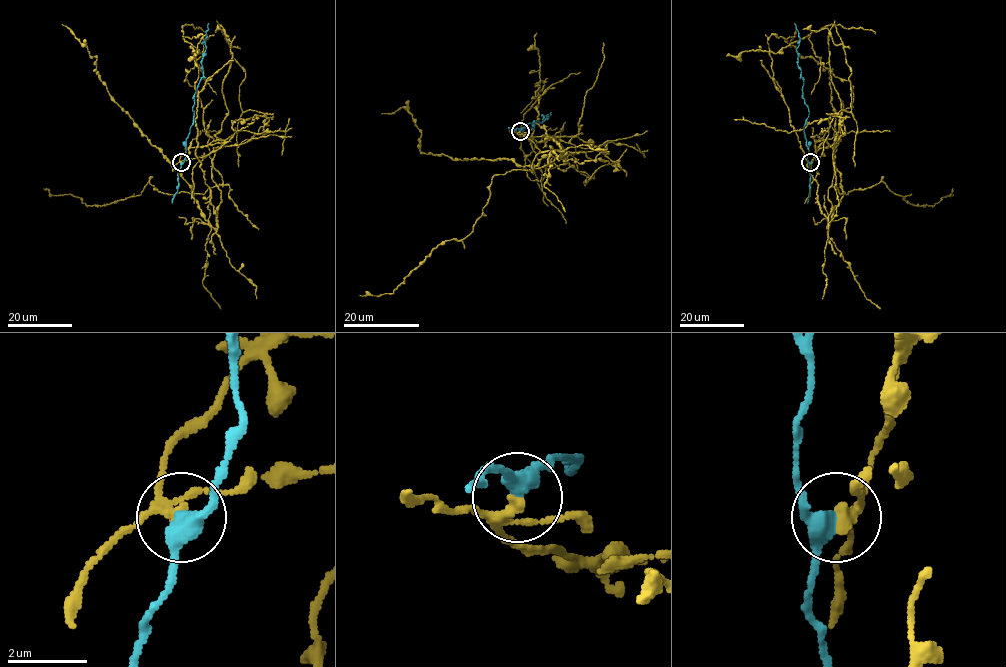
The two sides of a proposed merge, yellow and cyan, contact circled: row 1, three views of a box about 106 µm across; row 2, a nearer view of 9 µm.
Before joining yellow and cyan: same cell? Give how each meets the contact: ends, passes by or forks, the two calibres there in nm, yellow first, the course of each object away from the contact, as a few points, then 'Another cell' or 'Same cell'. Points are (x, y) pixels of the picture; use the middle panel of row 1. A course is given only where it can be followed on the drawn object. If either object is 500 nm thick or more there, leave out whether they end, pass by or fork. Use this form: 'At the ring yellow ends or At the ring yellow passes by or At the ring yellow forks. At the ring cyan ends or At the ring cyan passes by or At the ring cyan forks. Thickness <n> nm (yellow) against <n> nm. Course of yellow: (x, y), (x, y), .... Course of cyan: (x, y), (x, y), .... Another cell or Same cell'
At the ring yellow forks. At the ring cyan passes by. Thickness 200 nm (yellow) against 400 nm. Course of yellow: (520, 131), (569, 137), (555, 157), (566, 153), (536, 123), (538, 83), (521, 149), (548, 206). Course of cyan: (520, 131), (529, 123), (534, 128), (551, 112). Another cell

